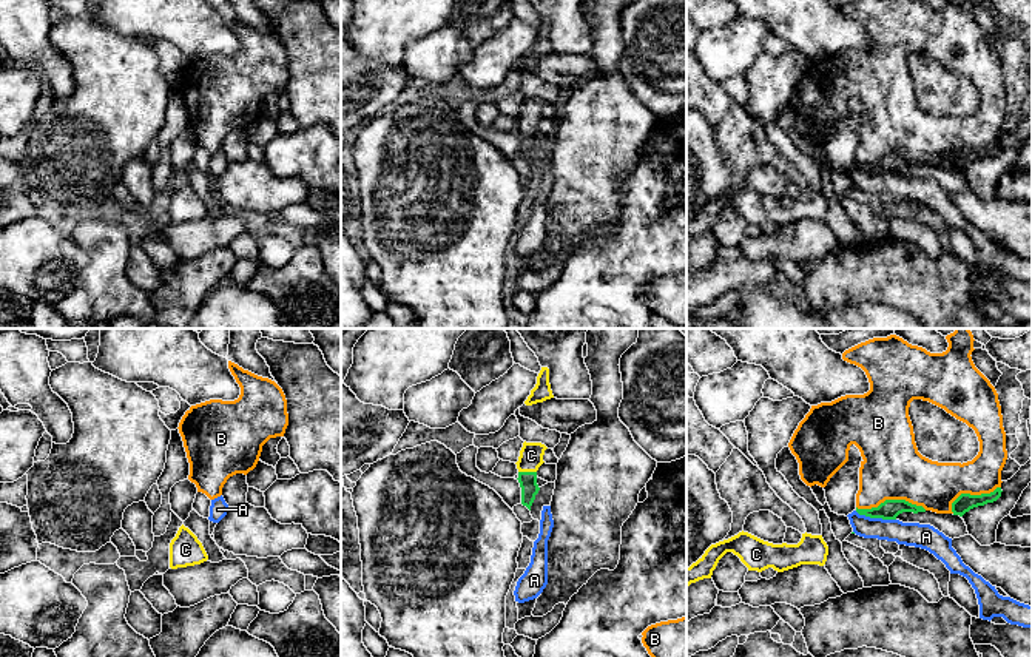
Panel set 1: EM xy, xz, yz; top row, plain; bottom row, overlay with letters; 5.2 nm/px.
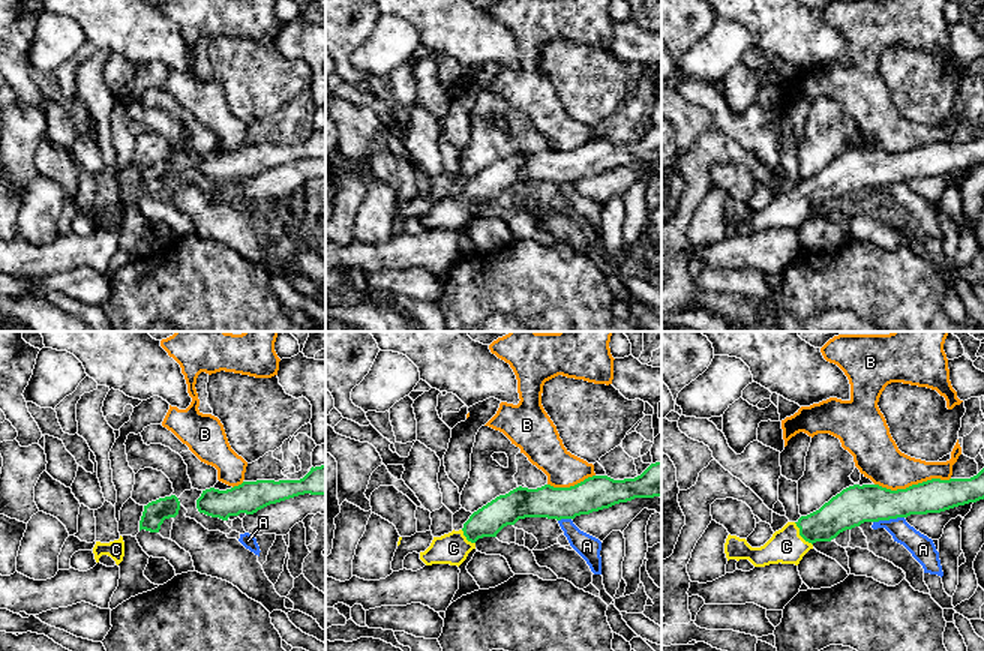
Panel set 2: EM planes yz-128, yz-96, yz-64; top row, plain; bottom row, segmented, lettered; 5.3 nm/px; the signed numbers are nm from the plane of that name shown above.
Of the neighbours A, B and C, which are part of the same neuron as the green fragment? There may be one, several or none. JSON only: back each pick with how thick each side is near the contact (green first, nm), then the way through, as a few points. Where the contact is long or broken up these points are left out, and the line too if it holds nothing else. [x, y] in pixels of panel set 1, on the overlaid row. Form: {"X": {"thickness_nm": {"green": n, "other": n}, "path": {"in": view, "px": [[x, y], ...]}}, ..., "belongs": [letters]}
{"C": {"thickness_nm": {"green": 100, "other": 130}, "path": {"in": "xz", "px": [[528, 480], [528, 472], [531, 455]]}}, "belongs": ["C"]}

